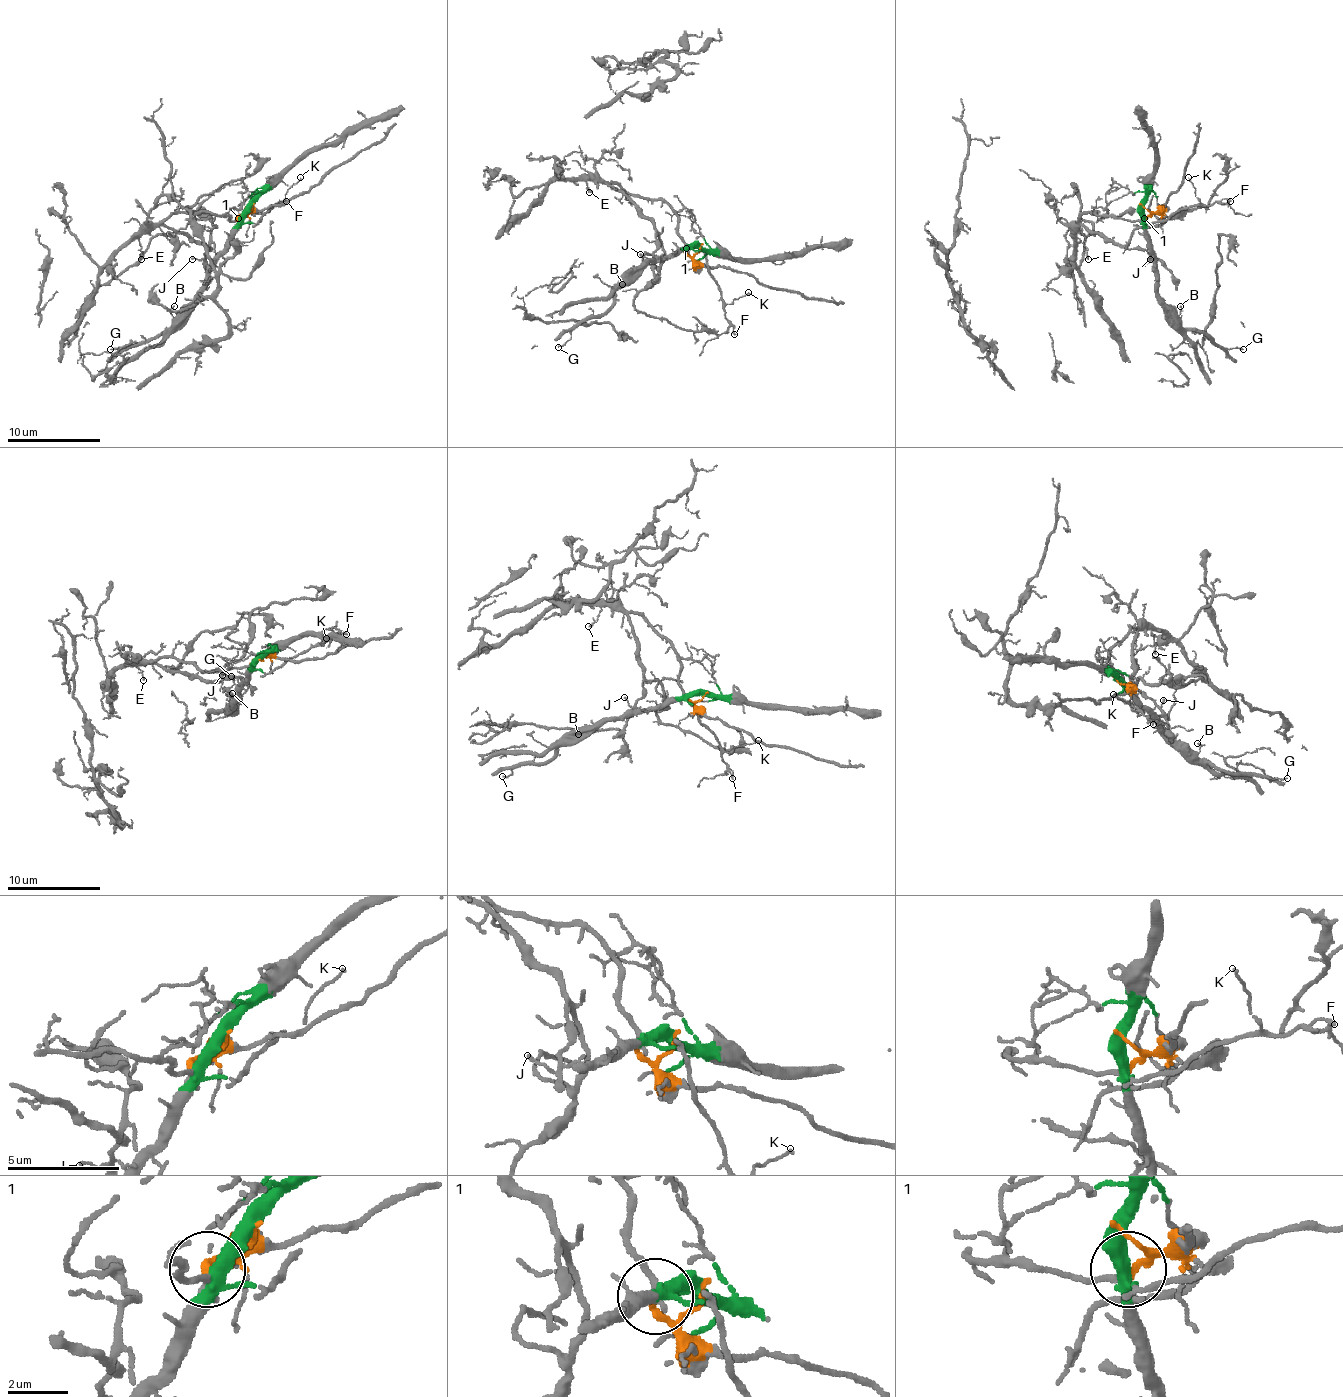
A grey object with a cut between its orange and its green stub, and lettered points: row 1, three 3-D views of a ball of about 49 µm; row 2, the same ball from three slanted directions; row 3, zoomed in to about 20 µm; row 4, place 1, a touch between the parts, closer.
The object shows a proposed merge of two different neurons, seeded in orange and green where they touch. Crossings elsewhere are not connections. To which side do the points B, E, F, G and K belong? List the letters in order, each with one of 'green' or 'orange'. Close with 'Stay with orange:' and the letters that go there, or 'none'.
B: green
E: orange
F: green
G: green
K: green
Stay with orange: E

